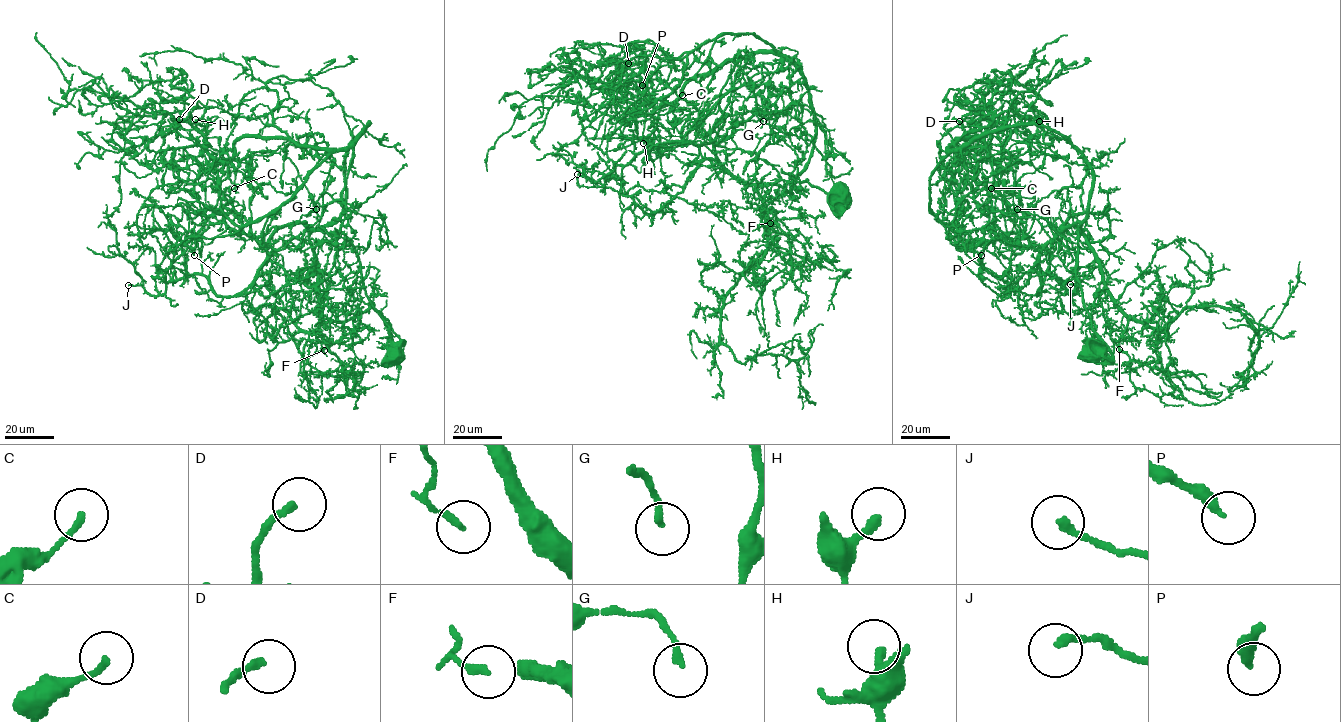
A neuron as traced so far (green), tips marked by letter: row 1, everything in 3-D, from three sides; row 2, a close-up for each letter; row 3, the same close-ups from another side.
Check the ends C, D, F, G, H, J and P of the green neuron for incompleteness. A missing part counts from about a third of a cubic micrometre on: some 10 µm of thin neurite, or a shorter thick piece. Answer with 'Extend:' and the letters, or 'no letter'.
Extend: D

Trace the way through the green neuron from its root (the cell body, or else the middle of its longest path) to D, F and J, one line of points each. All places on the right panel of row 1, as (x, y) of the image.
D: (1094, 355), (1076, 275), (1091, 164), (1034, 124), (950, 149), (1003, 154), (1000, 118), (959, 121)
F: (1094, 355), (1104, 342), (1076, 275), (1080, 231), (1105, 289), (1127, 318), (1114, 342), (1119, 349)
J: (1094, 355), (1104, 342), (1076, 275), (1079, 222), (1038, 258), (1038, 295), (1047, 273), (1074, 294), (1070, 284)

